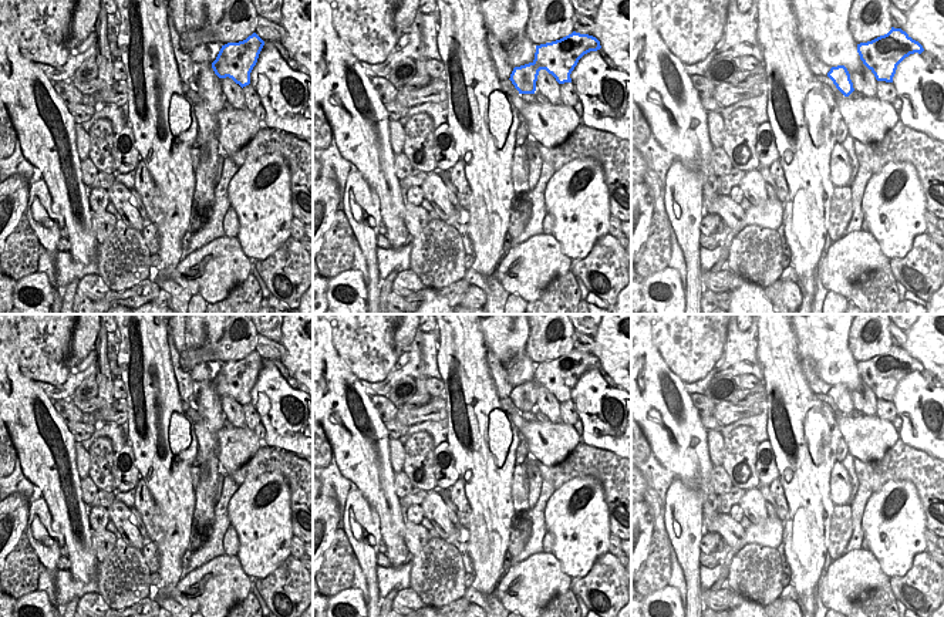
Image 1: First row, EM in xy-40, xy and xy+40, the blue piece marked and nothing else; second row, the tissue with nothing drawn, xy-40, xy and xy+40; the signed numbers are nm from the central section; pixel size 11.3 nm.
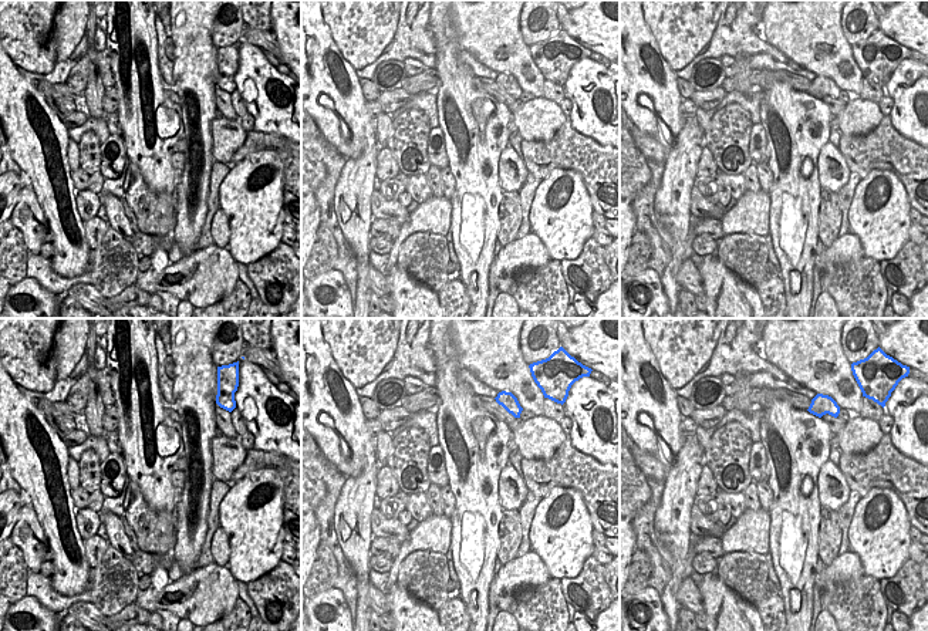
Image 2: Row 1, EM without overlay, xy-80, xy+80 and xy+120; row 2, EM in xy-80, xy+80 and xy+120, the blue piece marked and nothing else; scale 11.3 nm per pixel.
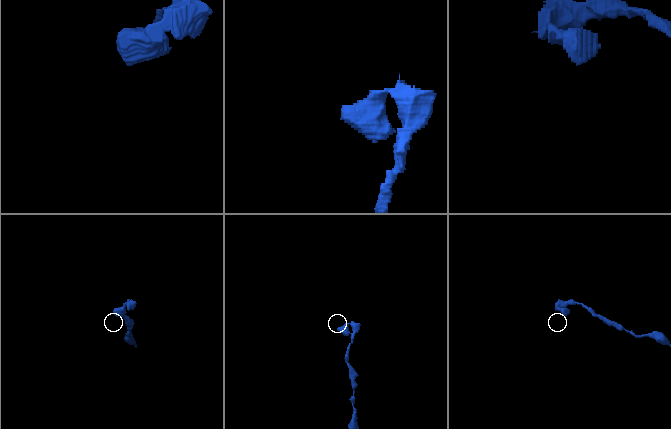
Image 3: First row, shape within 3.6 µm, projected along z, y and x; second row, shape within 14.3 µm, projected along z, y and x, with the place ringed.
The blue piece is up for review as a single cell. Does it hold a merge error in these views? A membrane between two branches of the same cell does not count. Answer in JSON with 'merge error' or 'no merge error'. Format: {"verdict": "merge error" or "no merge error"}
{"verdict": "no merge error"}

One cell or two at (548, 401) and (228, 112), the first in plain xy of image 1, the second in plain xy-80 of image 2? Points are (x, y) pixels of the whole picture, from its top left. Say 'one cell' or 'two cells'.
one cell

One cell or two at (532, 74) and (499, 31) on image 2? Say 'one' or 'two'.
one

